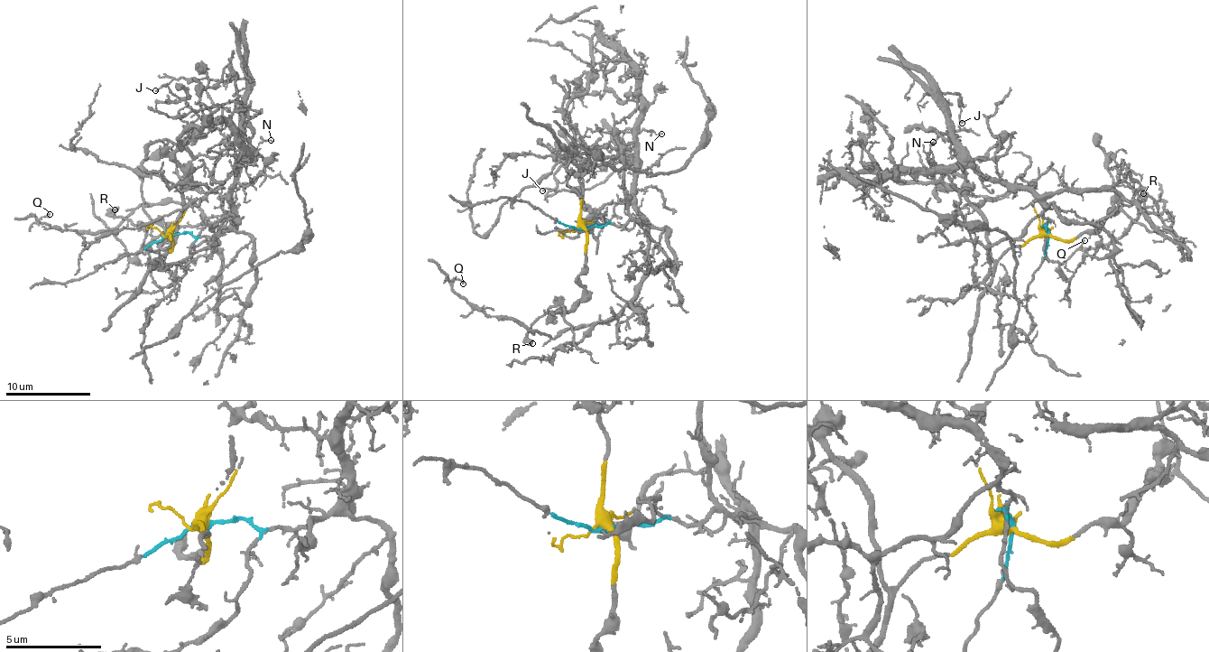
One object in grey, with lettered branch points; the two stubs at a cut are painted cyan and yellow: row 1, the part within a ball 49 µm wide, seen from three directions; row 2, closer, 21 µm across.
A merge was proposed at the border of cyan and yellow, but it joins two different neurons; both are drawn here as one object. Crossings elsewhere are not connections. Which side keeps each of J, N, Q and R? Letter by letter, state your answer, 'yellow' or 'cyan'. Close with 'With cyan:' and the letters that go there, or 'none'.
J: cyan
N: cyan
Q: cyan
R: yellow
With cyan: J, N, Q

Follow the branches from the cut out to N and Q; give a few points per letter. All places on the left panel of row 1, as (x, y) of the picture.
N: (170, 236), (187, 233), (196, 237), (222, 232), (234, 212), (231, 202), (243, 156), (272, 141)
Q: (170, 236), (238, 223), (225, 230), (173, 201), (94, 233), (36, 220), (50, 214)

